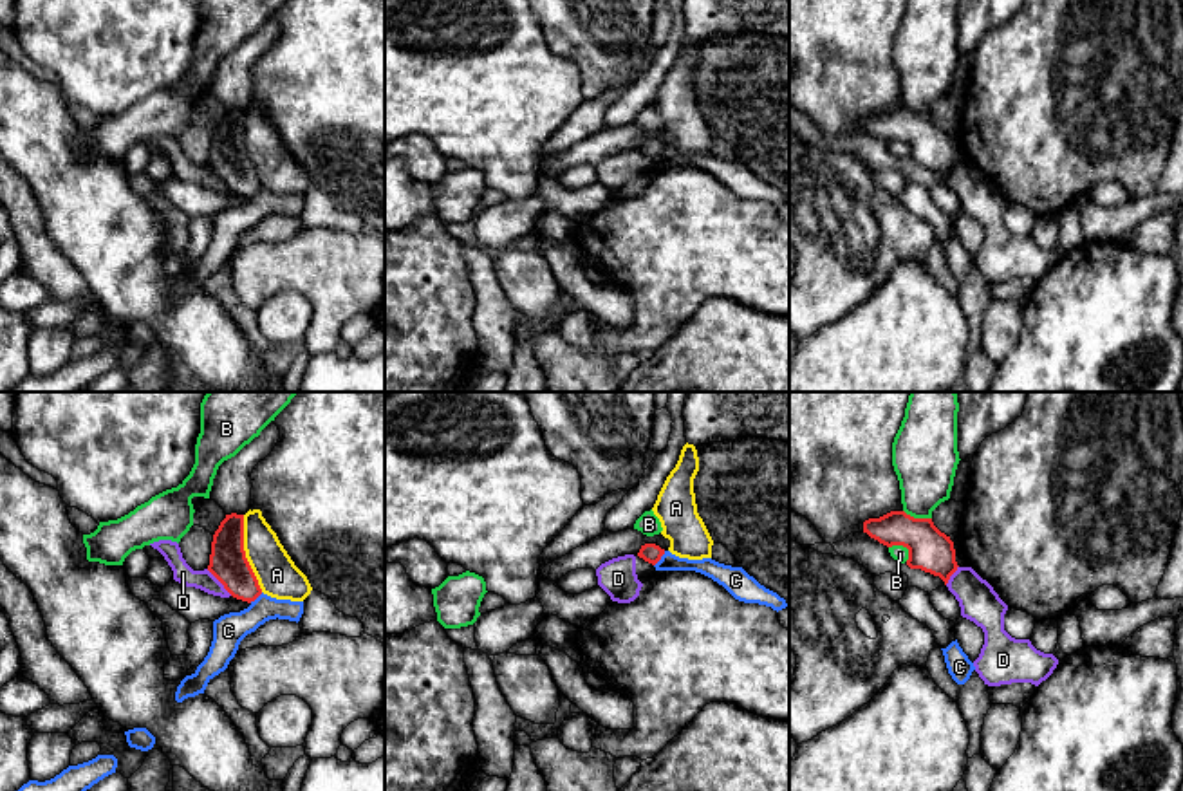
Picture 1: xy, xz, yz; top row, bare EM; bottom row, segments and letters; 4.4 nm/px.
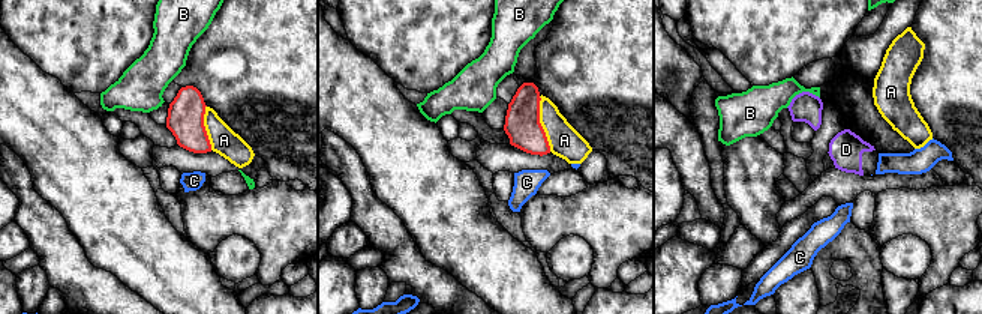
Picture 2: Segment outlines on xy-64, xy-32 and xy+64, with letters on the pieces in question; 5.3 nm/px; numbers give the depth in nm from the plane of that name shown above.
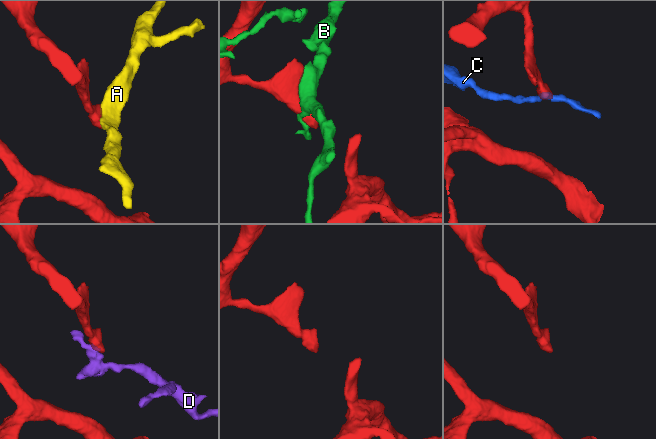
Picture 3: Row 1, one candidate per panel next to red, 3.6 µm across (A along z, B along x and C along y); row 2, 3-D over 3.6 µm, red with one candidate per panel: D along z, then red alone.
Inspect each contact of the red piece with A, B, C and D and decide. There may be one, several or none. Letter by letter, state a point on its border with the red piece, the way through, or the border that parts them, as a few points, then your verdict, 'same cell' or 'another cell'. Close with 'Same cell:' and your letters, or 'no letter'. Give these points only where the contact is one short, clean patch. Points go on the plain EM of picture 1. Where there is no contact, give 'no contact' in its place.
A: meets red in xy at (244, 148); another cell
B: meets red in yz at (903, 141); another cell
C: meets red in xz at (660, 154); another cell
D: meets red in xy at (219, 176); border along xy (206, 165), (232, 190); another cell
Same cell: no letter

